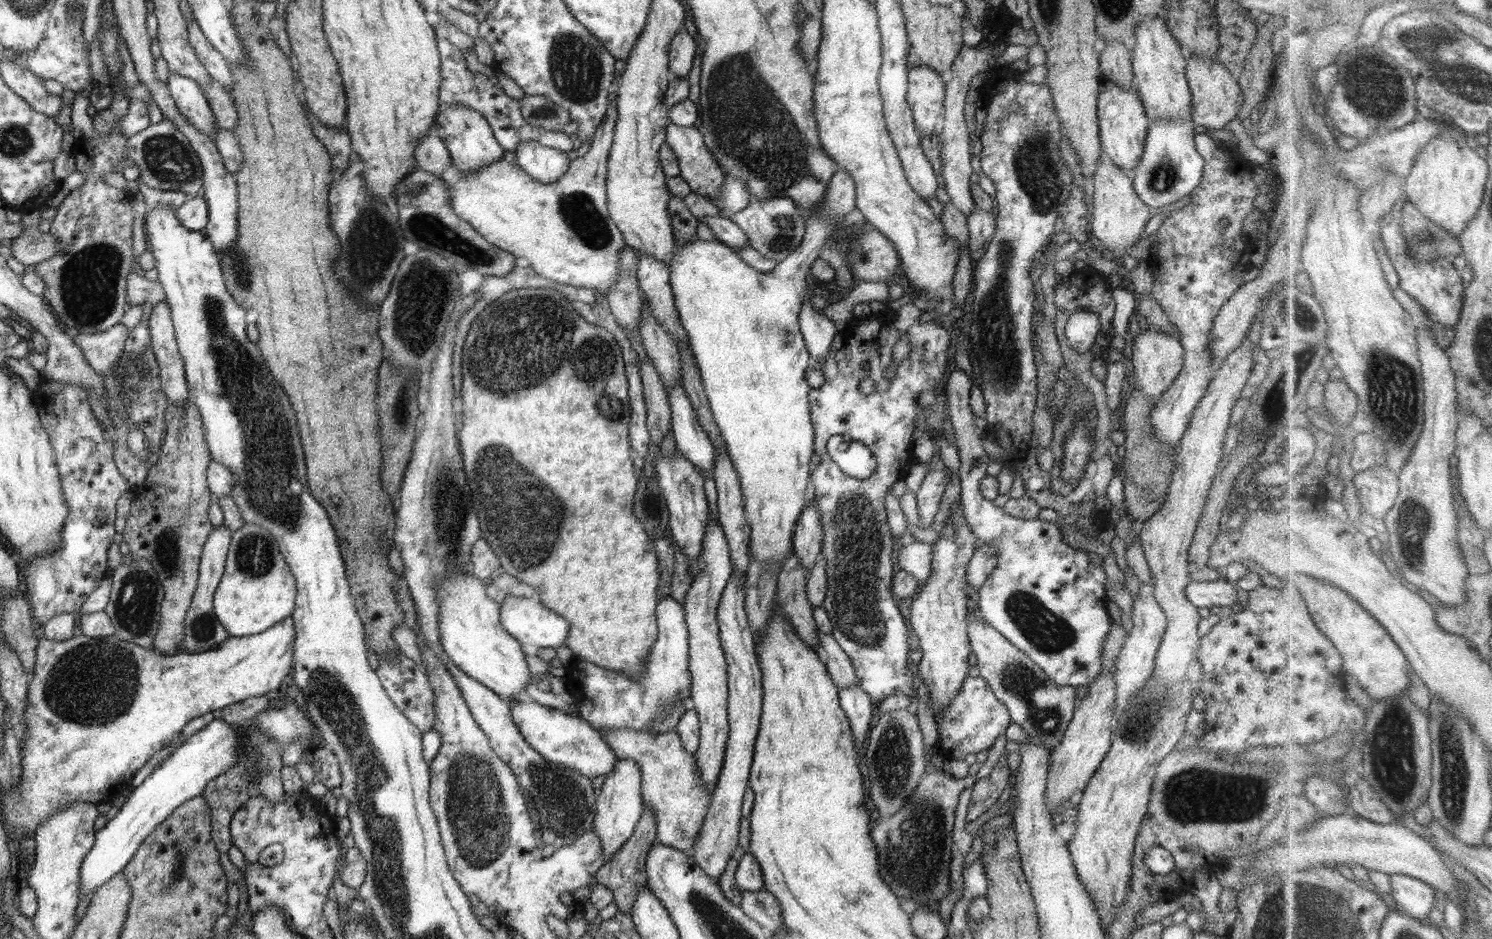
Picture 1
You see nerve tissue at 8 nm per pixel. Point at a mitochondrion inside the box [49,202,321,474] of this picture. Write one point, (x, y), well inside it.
(88, 284)

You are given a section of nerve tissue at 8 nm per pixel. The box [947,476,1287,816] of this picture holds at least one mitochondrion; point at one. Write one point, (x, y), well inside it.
(1049, 633)

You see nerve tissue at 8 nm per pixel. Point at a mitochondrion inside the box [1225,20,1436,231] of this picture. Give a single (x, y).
(1389, 97)

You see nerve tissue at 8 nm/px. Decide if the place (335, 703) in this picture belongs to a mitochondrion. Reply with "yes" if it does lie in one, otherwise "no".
yes

